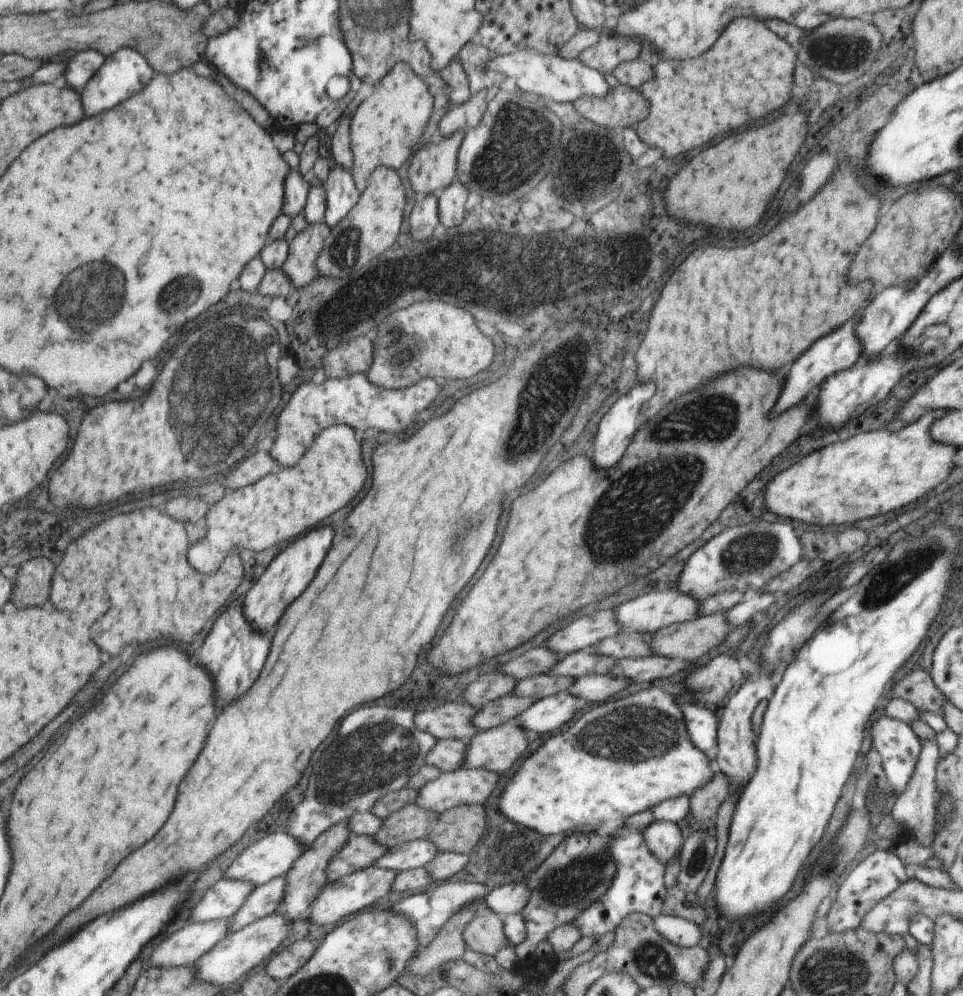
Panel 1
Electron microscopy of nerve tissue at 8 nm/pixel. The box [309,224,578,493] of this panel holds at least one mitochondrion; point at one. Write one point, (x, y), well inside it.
(463, 281)

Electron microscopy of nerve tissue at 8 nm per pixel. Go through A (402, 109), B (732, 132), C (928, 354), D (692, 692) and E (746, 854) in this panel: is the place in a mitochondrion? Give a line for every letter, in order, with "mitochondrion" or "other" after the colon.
A: other
B: other
C: mitochondrion
D: mitochondrion
E: other

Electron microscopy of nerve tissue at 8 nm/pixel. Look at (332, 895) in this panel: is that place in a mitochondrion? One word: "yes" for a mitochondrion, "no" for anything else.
yes

